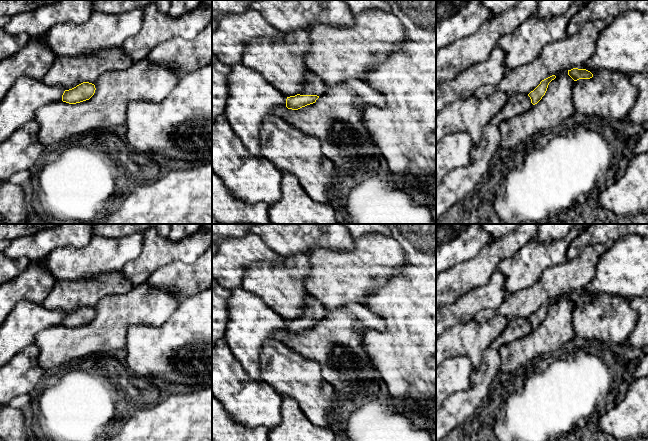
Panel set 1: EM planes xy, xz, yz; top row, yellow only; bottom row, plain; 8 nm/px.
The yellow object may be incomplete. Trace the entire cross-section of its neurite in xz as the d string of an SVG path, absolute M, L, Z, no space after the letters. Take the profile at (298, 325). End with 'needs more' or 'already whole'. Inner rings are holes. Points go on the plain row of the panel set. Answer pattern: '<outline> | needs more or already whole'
M310 294L304 301L304 308L301 315L295 319L287 321L286 331L292 334L298 334L307 329L313 328L325 317L327 310L324 305Z | needs more

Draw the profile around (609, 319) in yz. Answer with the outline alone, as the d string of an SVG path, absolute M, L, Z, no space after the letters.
M589 294L593 301L575 305L572 323L577 343L587 341L601 343L605 349L624 343L633 331L637 314L630 305L630 298L615 294Z

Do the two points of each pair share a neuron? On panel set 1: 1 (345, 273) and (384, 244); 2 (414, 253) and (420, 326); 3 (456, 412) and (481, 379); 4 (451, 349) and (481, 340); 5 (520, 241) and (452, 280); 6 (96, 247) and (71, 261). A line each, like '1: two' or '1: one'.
1: one
2: one
3: one
4: one
5: one
6: one

